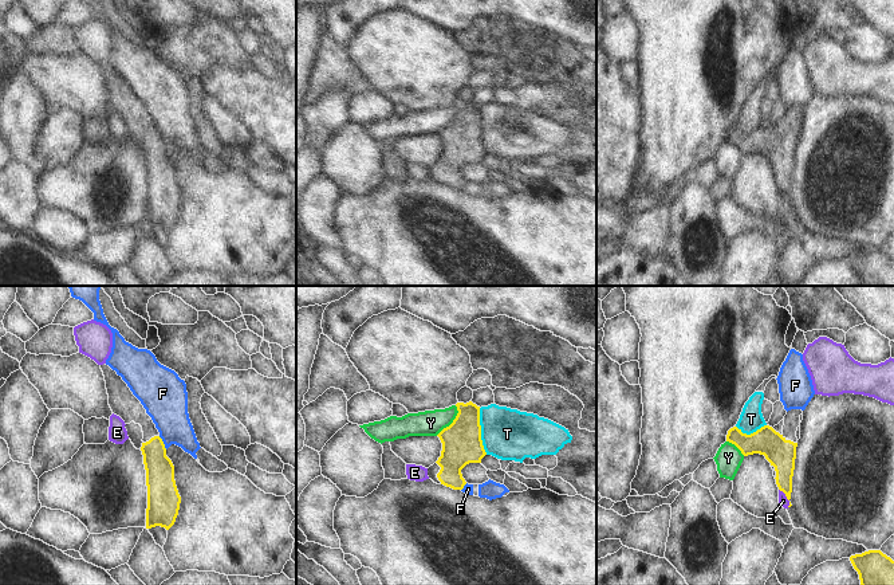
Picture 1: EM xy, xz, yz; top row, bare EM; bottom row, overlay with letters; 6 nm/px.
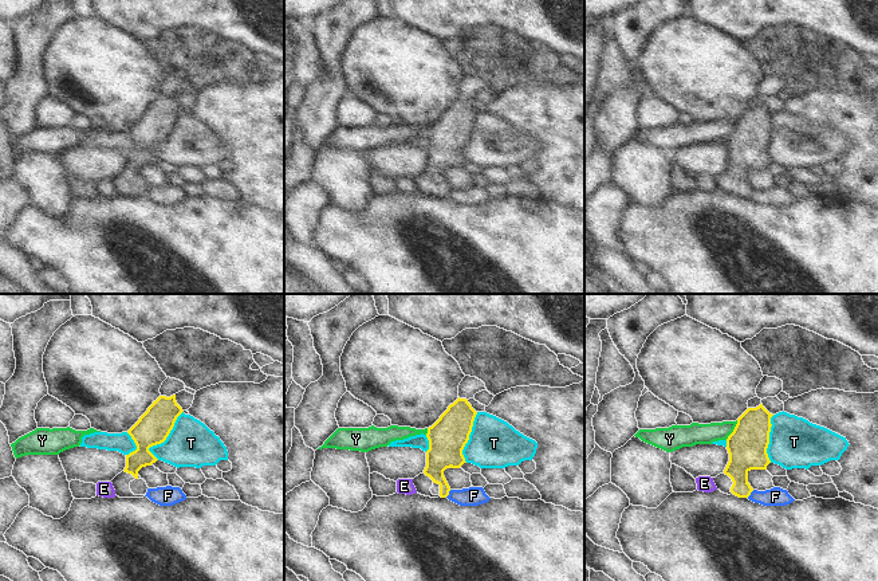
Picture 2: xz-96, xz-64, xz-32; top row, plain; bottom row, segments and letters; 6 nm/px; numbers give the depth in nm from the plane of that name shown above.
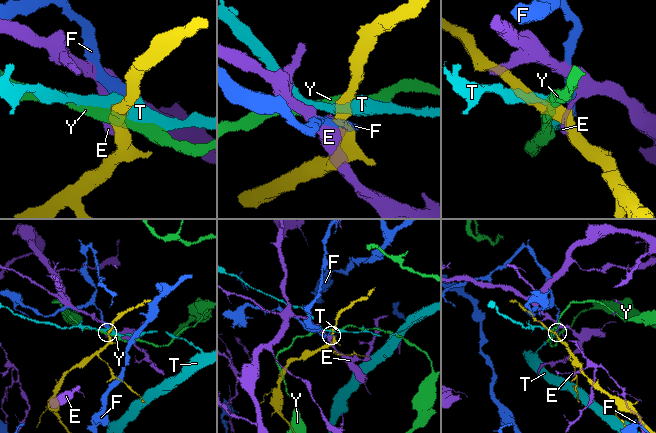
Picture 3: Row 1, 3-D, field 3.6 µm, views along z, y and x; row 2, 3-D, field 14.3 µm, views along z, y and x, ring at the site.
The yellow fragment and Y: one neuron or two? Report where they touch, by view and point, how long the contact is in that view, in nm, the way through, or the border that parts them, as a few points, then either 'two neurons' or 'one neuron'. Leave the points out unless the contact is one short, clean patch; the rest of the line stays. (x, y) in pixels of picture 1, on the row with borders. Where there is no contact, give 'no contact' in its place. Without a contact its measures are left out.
contact xz (453, 421); length 220 nm; border xz (456, 405), (456, 417), (436, 435); two neurons

